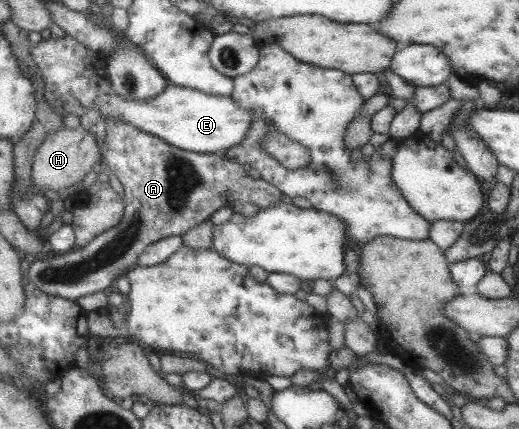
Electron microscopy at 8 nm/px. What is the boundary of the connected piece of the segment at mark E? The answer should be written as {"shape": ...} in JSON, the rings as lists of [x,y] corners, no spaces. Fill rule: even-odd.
{"shape":[[[48,35],[45,39],[31,43],[29,53],[34,61],[35,68],[44,87],[45,101],[48,106],[54,110],[54,113],[60,117],[73,115],[78,118],[82,117],[86,110],[98,110],[100,117],[104,121],[114,119],[114,121],[122,121],[134,128],[138,128],[141,132],[150,134],[160,138],[175,148],[196,152],[200,155],[203,153],[223,153],[228,148],[240,144],[248,132],[248,127],[252,124],[252,113],[248,110],[240,109],[236,102],[228,96],[210,96],[205,92],[200,92],[188,87],[176,85],[166,85],[159,95],[153,96],[151,99],[132,99],[117,95],[111,82],[108,80],[106,69],[102,68],[102,62],[106,59],[99,55],[99,60],[94,62],[86,61],[86,57],[90,54],[90,50],[82,47],[76,39],[70,35],[64,35],[60,38]]]}

